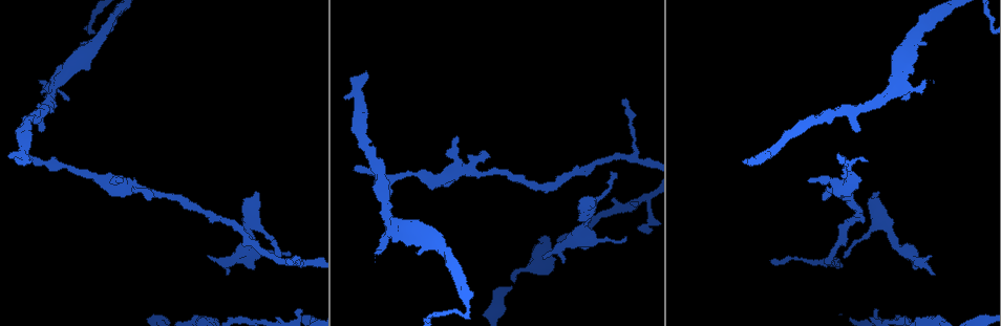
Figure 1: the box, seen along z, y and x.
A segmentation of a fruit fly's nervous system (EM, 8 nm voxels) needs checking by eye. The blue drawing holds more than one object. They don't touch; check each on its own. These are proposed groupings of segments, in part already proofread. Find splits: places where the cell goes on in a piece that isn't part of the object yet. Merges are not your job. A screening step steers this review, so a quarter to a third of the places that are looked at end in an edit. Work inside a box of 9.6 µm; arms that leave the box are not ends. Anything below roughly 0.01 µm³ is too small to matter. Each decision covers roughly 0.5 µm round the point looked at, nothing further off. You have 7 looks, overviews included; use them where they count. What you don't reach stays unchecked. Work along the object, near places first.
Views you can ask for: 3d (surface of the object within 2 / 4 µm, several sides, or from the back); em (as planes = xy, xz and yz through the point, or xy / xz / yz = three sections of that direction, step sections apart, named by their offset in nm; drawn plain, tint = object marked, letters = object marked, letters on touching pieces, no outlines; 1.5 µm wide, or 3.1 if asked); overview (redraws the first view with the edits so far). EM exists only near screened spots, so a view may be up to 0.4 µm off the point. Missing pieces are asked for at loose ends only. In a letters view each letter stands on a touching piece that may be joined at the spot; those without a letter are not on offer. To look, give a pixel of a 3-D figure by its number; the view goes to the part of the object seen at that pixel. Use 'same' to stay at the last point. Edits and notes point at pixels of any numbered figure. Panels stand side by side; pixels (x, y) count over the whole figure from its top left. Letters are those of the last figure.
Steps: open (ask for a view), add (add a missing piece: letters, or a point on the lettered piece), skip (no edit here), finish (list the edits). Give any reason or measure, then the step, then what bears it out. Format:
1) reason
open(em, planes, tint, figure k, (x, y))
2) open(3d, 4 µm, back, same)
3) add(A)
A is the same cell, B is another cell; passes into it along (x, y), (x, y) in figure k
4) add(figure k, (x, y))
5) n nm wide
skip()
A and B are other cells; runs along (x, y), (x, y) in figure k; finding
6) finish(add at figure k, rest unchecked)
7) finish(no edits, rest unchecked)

thick end
open(em, xy, step 8, letters, figure 1, (254, 194))

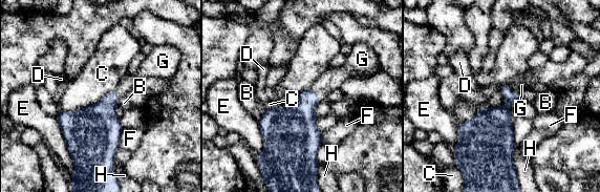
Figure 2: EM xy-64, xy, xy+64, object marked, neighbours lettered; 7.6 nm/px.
open(em, planes, letters, same)

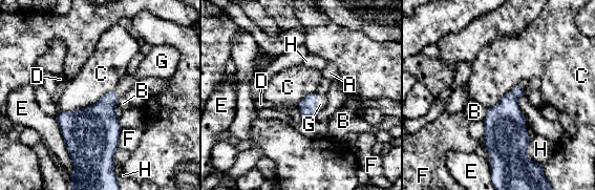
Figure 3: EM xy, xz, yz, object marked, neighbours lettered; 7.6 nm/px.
add(G)
G is the same cell, A, B, C, D, E, F and H are other cells; passes into it along (306, 107), (315, 104), (322, 101) in figure 3; the cell continues

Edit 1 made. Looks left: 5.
open(overview)

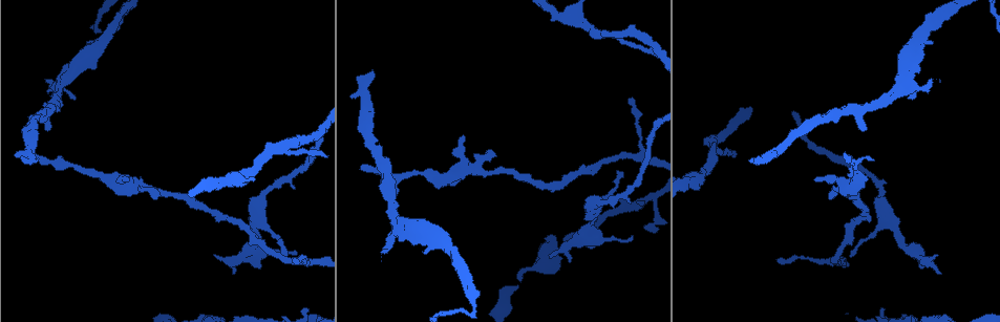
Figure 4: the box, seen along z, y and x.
an open end
open(em, planes, letters, figure 4, (38, 159))

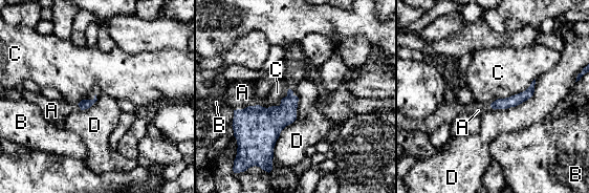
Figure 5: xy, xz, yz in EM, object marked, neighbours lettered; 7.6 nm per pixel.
add(A)
A is the same cell, B, C and D are other cells; passes into it along (256, 128), (244, 108), (242, 92) in figure 5; the cell continues

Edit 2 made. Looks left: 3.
tapers out
open(3d, 4 µm, back, figure 4, (845, 154))

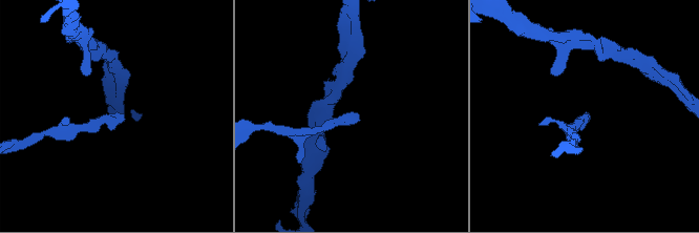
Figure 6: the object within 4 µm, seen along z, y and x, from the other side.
now the EM
open(em, xz, step 4, plain, figure 6, (354, 114))

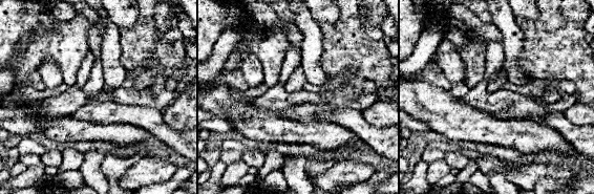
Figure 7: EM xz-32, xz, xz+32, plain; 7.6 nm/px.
open(em, xz, step 4, letters, same)

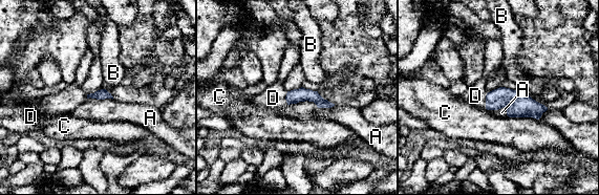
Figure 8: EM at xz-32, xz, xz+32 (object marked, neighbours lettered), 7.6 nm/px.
add(D)
D is the same cell, A, B and C are other cells; passes into it along (518, 104), (486, 101), (475, 95) in figure 8; the cell continues

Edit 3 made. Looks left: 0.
finish(add at figure 3, add at figure 5, add at figure 8, rest unchecked)

